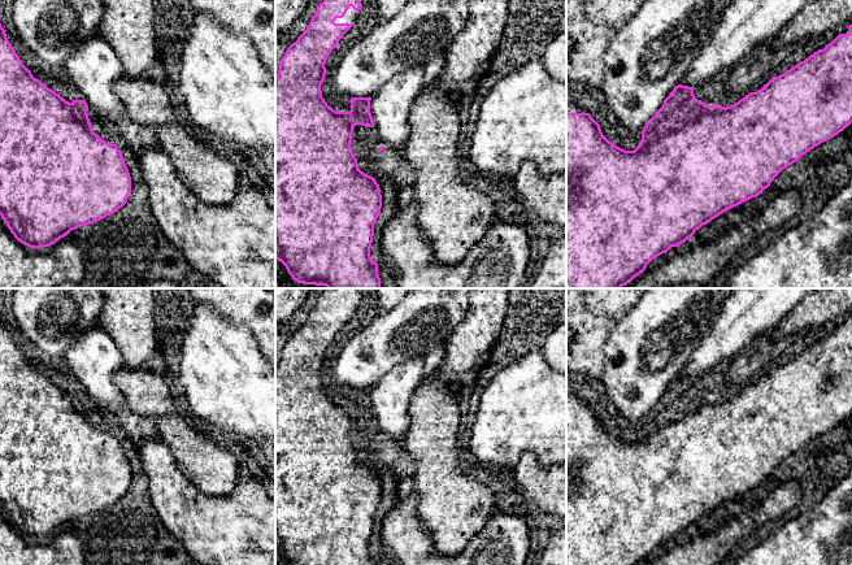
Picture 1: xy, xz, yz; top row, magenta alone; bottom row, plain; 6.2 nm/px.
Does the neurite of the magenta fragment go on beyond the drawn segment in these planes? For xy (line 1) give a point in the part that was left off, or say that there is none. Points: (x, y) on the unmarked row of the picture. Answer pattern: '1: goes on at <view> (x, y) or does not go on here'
1: does not go on here

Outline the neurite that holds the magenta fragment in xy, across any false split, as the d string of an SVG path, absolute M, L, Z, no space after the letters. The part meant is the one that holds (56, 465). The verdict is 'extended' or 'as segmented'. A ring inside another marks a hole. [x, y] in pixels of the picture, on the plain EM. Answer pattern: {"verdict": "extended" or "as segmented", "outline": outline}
{"verdict": "as segmented", "outline": "M0 314L0 507L18 533L30 539L44 539L55 535L71 521L100 512L122 499L131 486L131 468L117 436L100 430L94 423L87 405L88 396L86 391L75 390L69 394L34 369L9 334L5 322Z"}

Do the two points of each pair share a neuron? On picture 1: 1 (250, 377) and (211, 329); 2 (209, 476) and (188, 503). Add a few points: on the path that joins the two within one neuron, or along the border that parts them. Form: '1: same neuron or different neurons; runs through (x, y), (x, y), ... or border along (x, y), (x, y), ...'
1: same neuron; runs through (238, 365), (213, 340)
2: different neurons; border along (178, 466), (201, 491), (214, 495), (229, 495)

